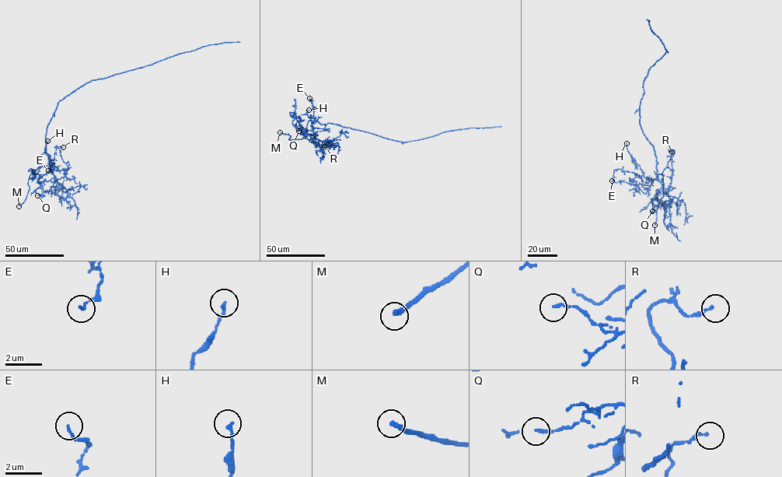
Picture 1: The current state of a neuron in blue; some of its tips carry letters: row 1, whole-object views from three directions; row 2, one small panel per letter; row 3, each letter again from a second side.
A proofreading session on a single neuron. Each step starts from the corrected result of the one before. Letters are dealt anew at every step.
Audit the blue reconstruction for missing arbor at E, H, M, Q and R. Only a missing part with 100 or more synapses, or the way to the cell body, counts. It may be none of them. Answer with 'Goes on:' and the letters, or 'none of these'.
Goes on: M

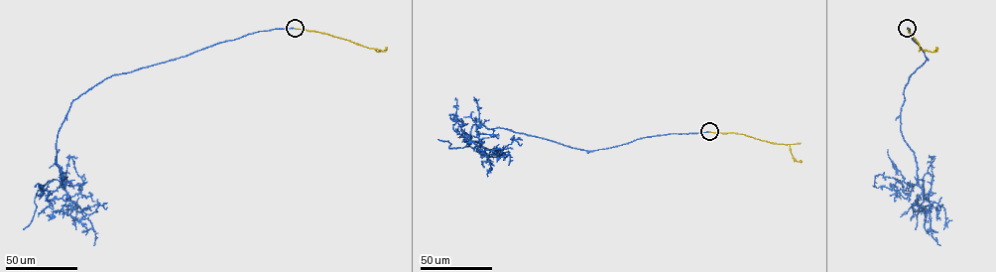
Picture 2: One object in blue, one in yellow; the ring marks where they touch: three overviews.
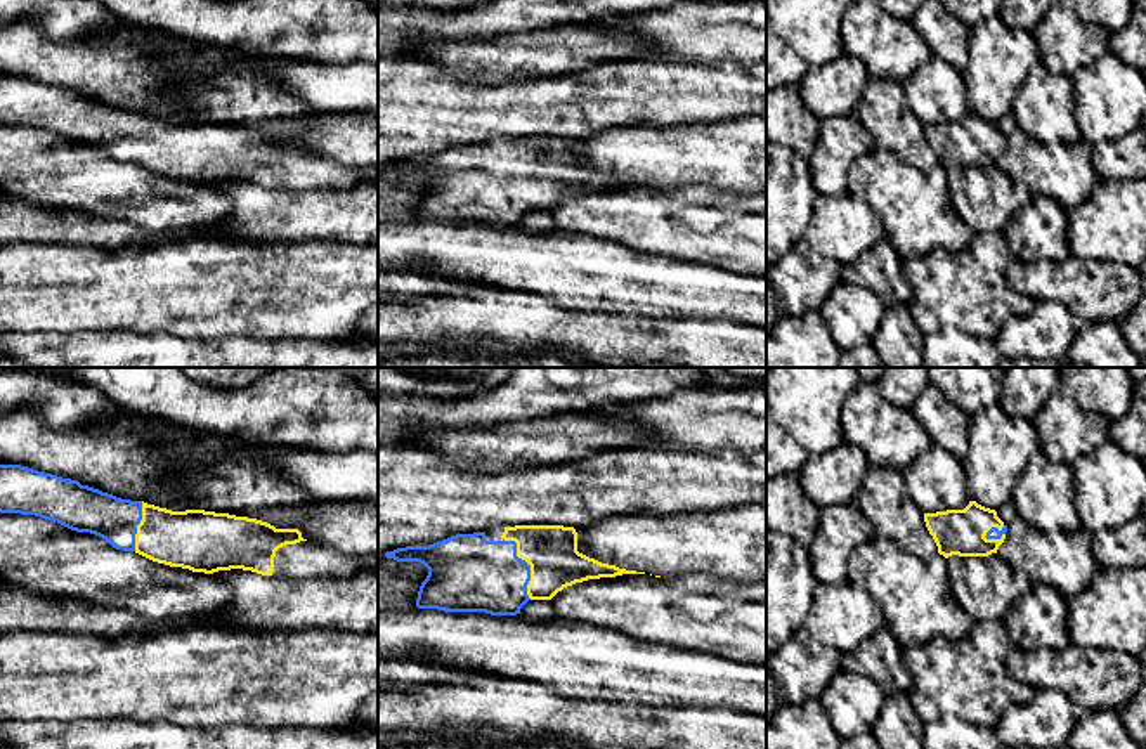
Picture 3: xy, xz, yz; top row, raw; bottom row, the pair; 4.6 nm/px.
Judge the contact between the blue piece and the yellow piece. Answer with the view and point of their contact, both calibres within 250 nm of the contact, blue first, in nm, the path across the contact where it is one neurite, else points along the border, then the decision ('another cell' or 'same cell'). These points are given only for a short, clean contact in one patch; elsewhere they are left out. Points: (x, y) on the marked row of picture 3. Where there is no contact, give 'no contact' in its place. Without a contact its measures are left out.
meets blue in xz at (527, 564); 340 nm thick on the blue side, 240 nm on the other; runs through xz (475, 574), (507, 574), (527, 564), (541, 560), (552, 552); same cell

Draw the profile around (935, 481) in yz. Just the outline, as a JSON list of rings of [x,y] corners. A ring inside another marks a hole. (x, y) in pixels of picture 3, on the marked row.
[[[929,446],[903,472],[905,489],[922,513],[964,510],[969,505],[962,461]]]

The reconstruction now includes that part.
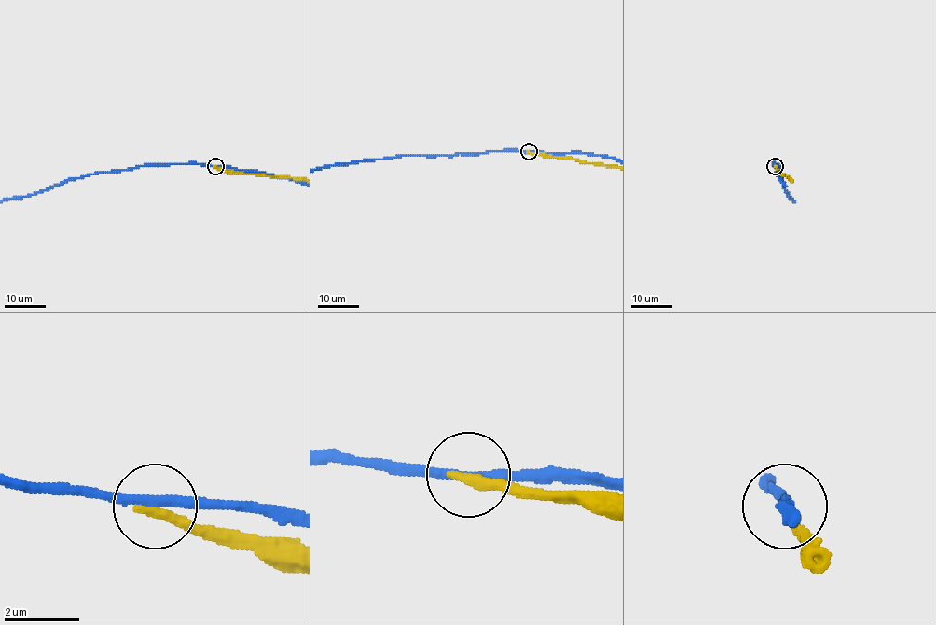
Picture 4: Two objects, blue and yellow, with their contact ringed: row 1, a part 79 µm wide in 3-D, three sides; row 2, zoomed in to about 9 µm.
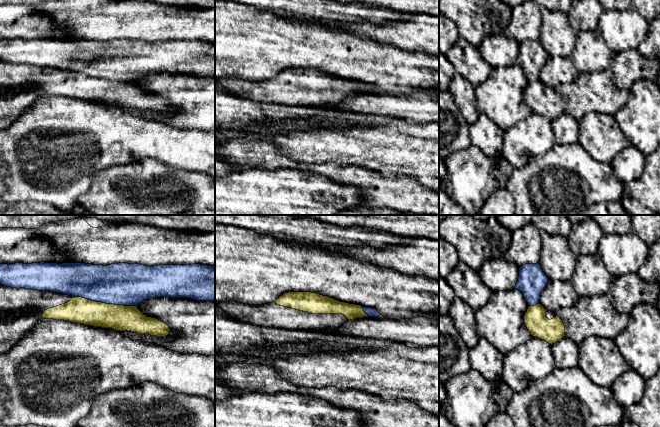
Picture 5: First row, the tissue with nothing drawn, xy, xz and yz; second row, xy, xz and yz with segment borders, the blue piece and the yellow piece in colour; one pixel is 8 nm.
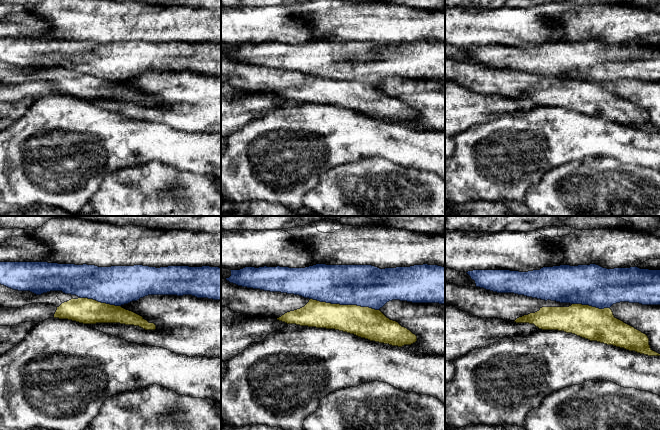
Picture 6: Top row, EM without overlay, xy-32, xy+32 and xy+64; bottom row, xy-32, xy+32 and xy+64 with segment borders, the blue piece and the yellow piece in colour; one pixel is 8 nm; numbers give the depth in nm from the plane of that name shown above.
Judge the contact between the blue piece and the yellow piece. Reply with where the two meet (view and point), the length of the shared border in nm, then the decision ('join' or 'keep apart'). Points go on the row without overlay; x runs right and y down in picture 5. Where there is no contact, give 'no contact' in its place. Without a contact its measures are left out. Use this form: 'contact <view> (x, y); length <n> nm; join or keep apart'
contact xy (106, 79); length 500 nm; keep apart

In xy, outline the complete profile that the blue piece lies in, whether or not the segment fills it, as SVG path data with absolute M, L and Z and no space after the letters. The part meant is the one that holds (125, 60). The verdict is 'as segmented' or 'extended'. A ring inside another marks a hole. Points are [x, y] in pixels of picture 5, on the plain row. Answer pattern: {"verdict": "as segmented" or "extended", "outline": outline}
{"verdict": "as segmented", "outline": "M32 39L0 40L0 60L12 64L25 64L38 67L64 69L73 73L106 80L137 82L143 76L155 73L191 74L196 77L215 78L215 42L193 41L159 41L144 42L141 40L118 39L107 42L85 39Z"}

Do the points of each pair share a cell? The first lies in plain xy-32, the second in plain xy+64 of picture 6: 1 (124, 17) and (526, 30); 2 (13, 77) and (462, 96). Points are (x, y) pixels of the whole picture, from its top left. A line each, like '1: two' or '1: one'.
1: two
2: two

